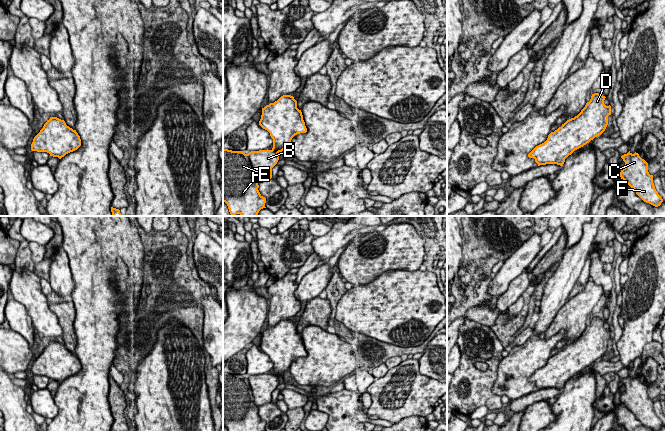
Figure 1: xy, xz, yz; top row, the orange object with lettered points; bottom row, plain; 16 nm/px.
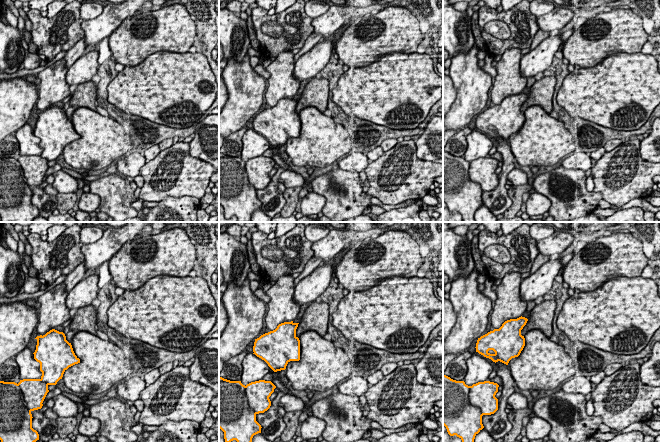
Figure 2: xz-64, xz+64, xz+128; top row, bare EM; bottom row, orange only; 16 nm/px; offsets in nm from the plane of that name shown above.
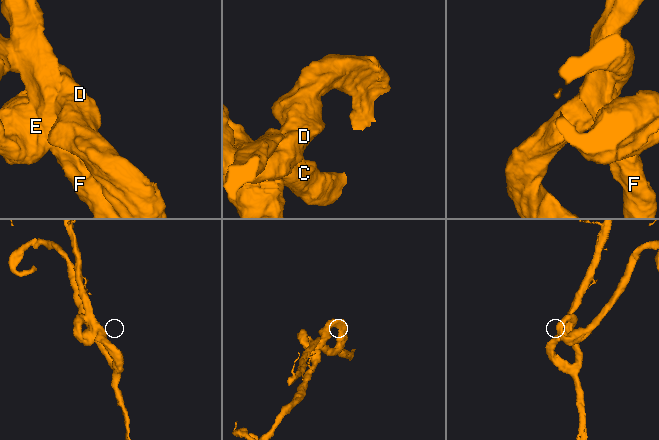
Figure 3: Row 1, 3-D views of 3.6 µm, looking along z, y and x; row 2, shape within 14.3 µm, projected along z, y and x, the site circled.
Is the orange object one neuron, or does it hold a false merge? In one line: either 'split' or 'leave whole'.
leave whole

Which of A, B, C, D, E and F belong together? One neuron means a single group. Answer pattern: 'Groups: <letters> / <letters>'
Groups: A B C D E F

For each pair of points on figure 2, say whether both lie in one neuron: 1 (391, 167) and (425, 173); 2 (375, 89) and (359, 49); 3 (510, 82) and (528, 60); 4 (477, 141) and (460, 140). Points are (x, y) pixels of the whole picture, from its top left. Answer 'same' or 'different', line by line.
1: same
2: different
3: different
4: different

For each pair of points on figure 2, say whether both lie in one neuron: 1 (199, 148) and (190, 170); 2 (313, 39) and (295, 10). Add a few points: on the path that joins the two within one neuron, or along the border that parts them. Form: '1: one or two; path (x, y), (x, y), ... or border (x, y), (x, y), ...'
1: two; border (188, 143), (189, 153), (208, 163)
2: two; border (312, 32), (300, 49)

